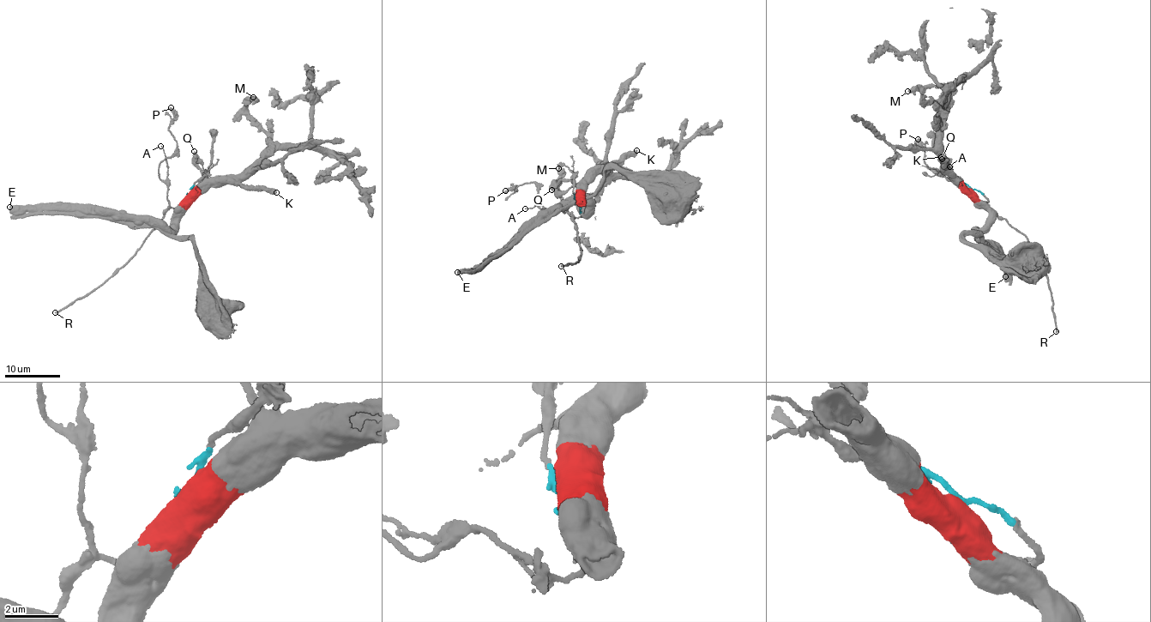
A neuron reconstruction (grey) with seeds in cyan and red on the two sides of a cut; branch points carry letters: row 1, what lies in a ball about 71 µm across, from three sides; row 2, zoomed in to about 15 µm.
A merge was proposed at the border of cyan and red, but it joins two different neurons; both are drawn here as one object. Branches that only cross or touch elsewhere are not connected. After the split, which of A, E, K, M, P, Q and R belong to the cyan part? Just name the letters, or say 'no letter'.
A, P, R

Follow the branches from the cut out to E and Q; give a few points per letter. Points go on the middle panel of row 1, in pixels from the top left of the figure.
E: (579, 202), (589, 209), (585, 201), (576, 198), (506, 249), (473, 268), (462, 268), (457, 273)
Q: (579, 202), (575, 186), (563, 193), (551, 190)

